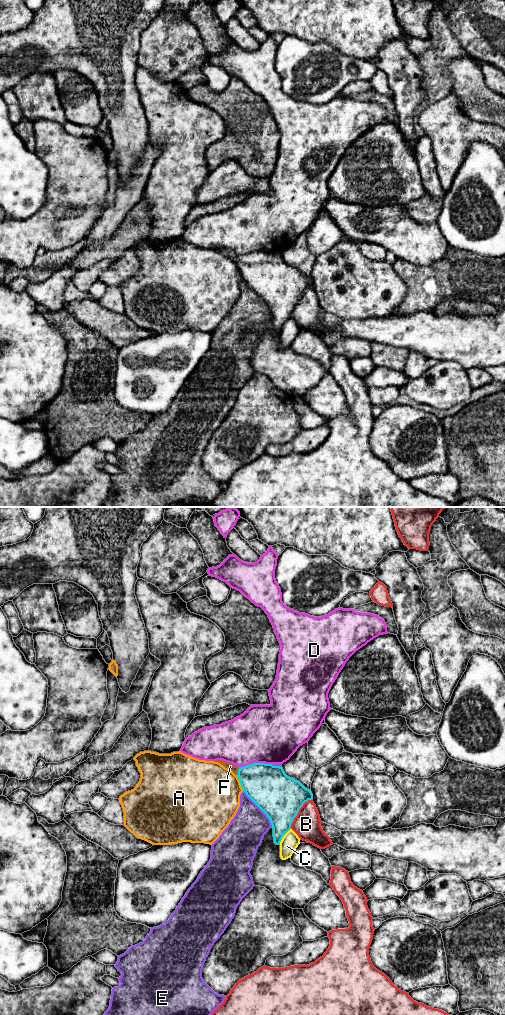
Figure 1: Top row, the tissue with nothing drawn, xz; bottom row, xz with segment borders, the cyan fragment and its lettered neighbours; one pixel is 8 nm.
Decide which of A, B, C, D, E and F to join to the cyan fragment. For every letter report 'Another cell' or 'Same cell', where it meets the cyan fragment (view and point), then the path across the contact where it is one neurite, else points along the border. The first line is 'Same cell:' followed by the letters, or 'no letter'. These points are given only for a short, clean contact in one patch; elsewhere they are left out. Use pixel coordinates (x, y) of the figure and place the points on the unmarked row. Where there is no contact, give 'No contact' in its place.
Same cell: F
A: Another cell. Touches cyan at xz (240, 271). Boundary: xz (236, 263), (243, 278)
B: Another cell. Touches cyan at xz (298, 299)
C: Another cell. Touches cyan at xz (283, 323)
D: Another cell. Touches cyan at xz (255, 251)
E: Another cell. Touches cyan at xz (259, 295)
F: Same cell. Touches cyan at xz (238, 259). Path across: xz (265, 272), (261, 268), (238, 259), (230, 254)

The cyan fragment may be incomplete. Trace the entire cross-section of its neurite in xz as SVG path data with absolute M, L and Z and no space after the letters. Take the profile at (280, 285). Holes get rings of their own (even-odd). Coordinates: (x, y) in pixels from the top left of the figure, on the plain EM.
M216 248L239 267L246 283L267 303L273 316L274 331L279 333L283 324L305 290L313 287L311 278L288 265L282 254L253 251L237 255Z

